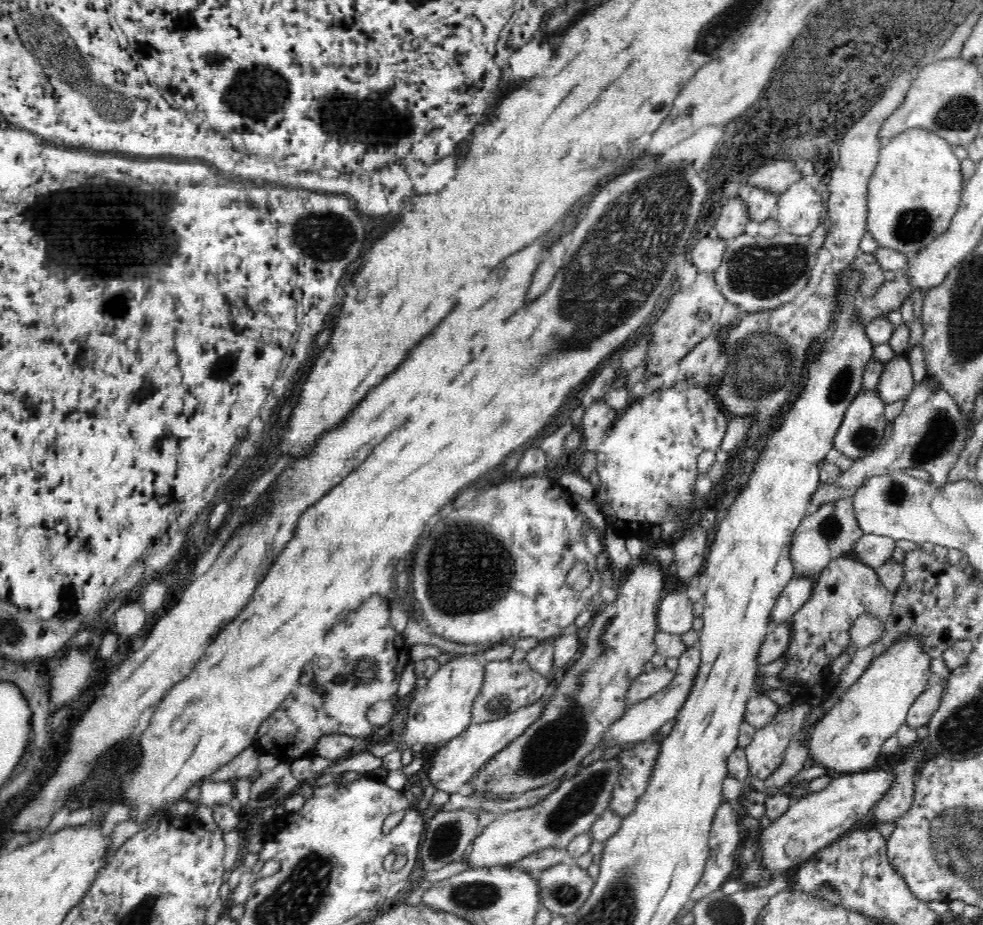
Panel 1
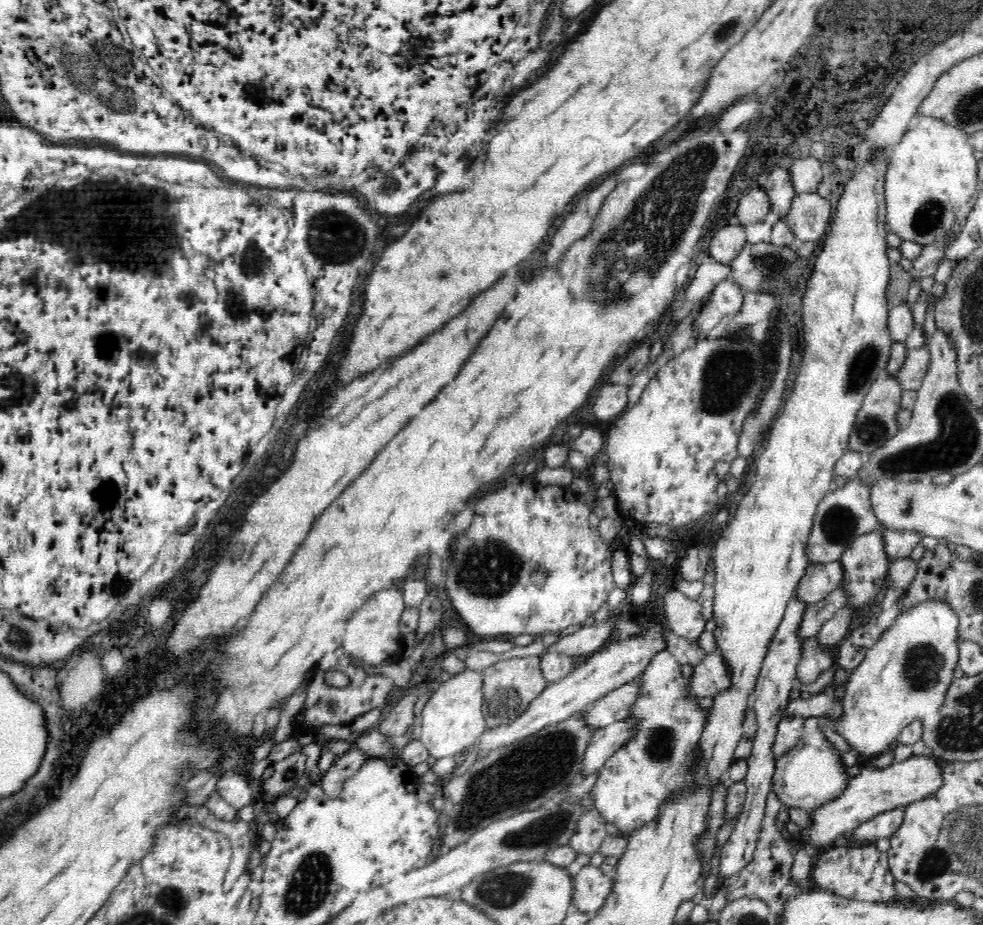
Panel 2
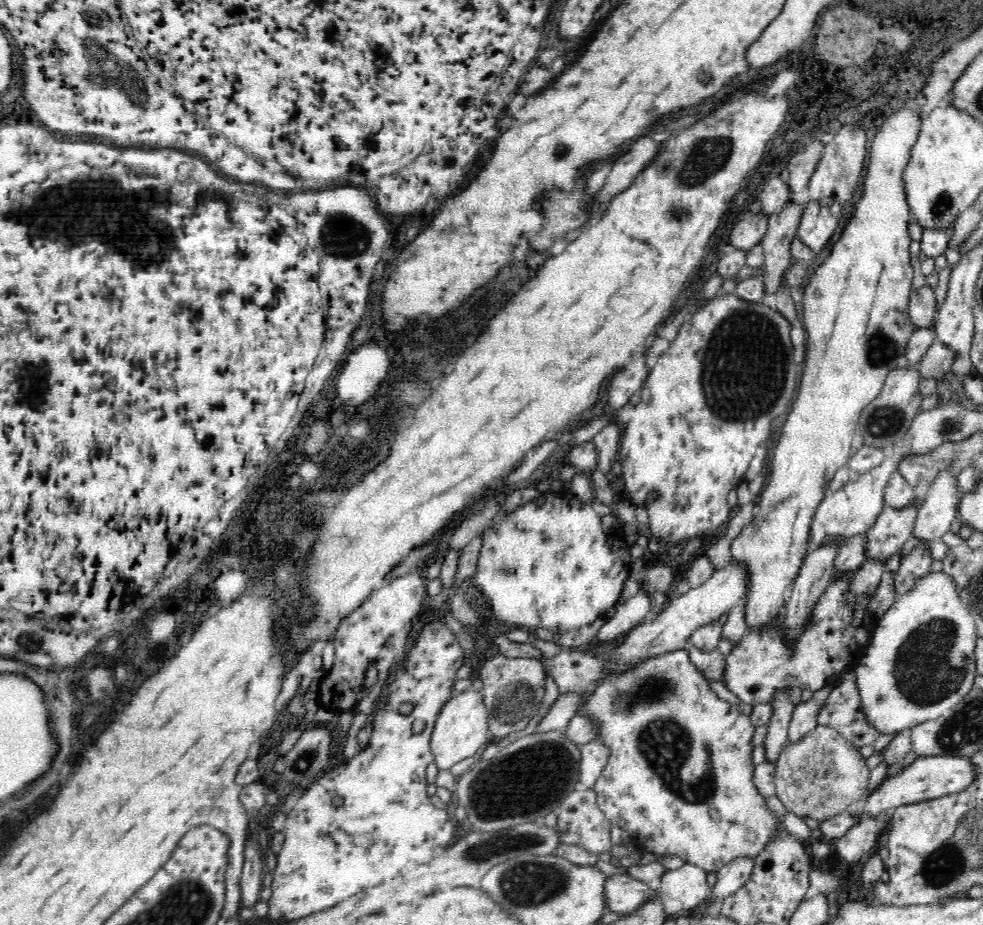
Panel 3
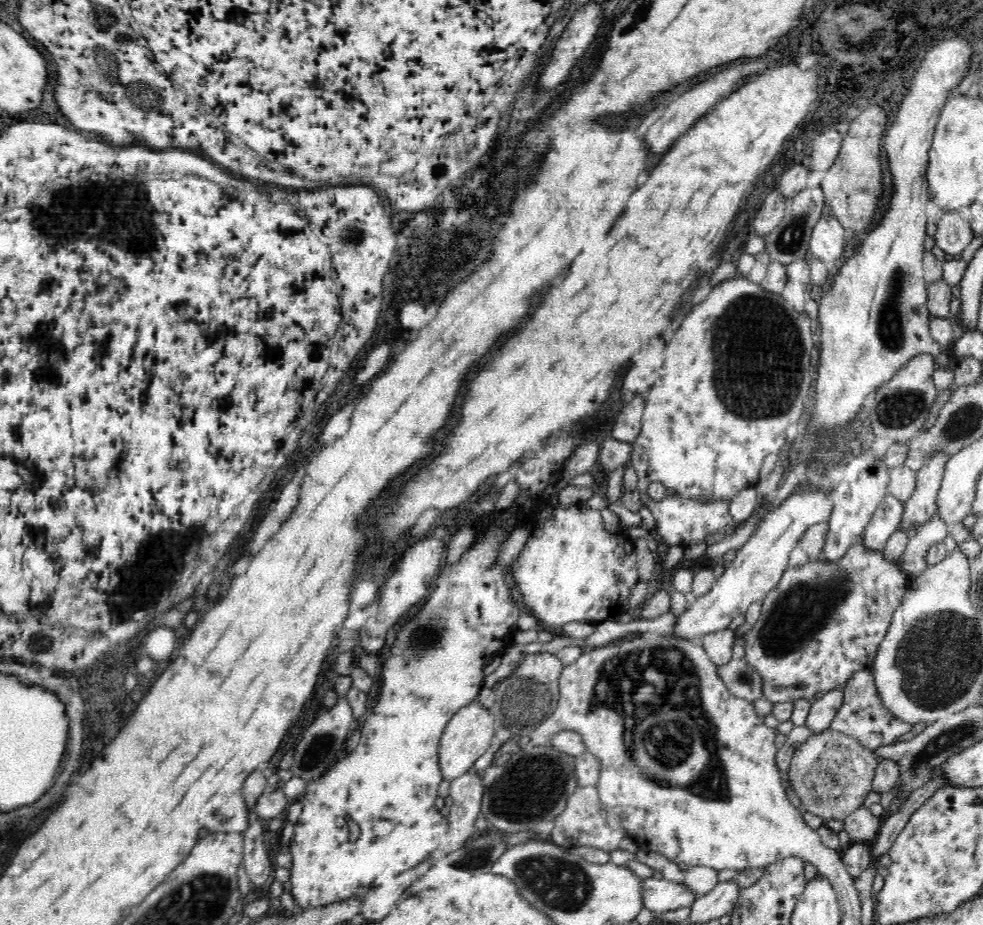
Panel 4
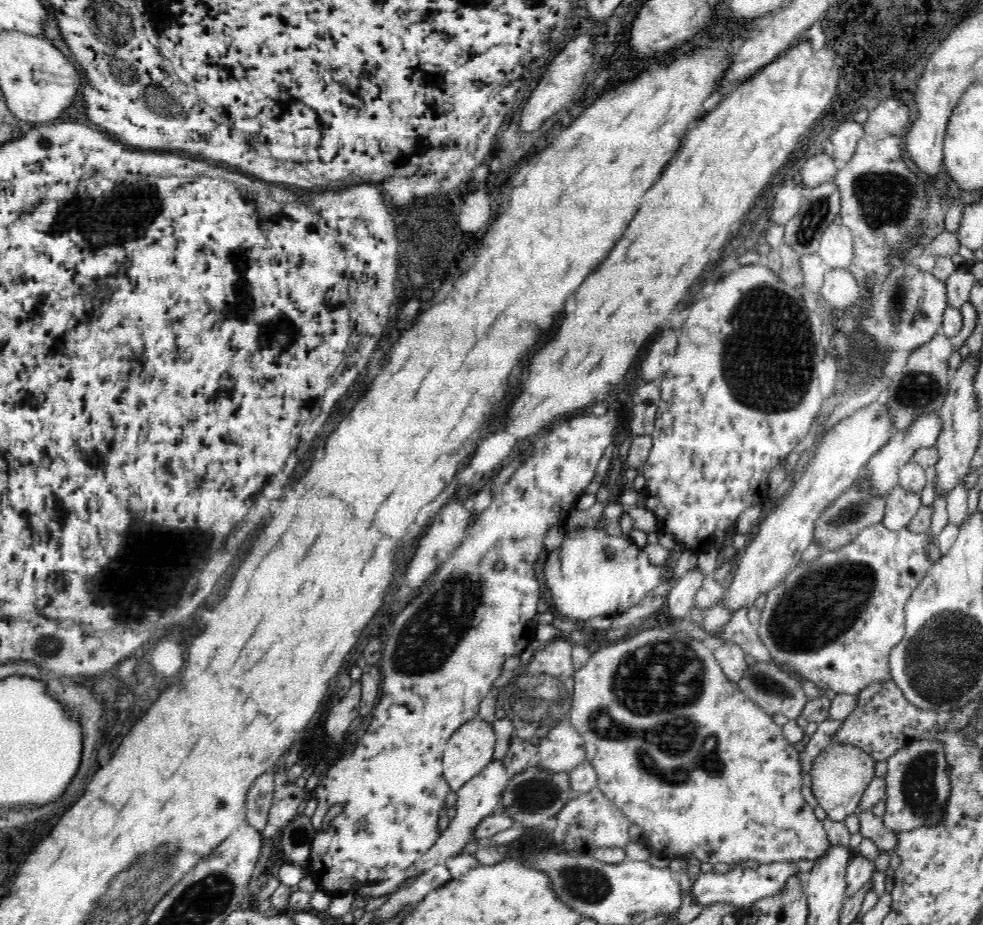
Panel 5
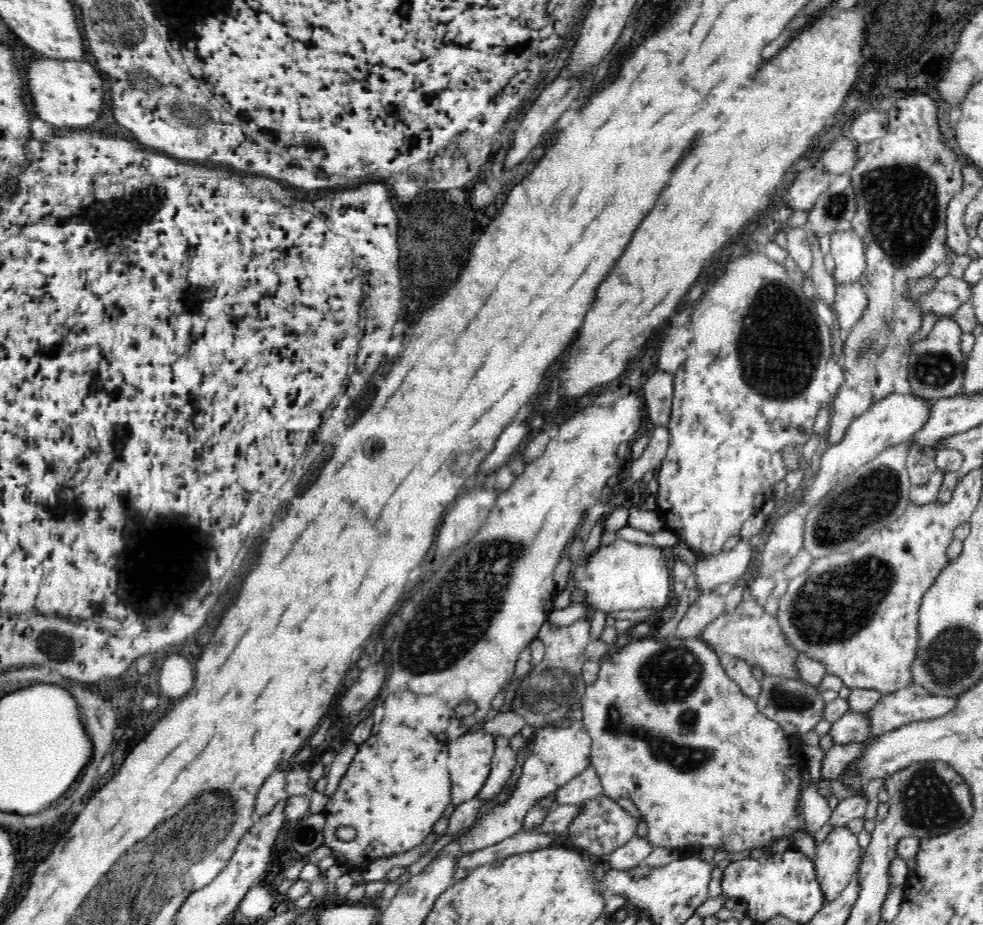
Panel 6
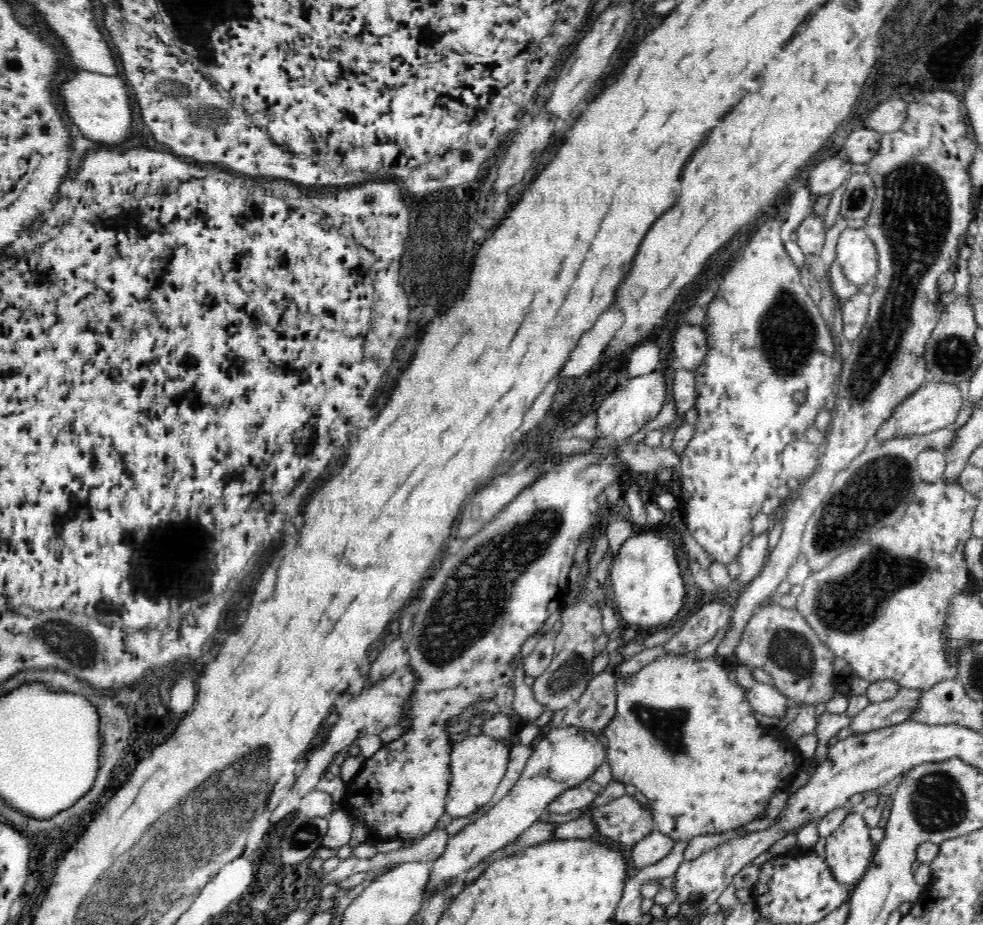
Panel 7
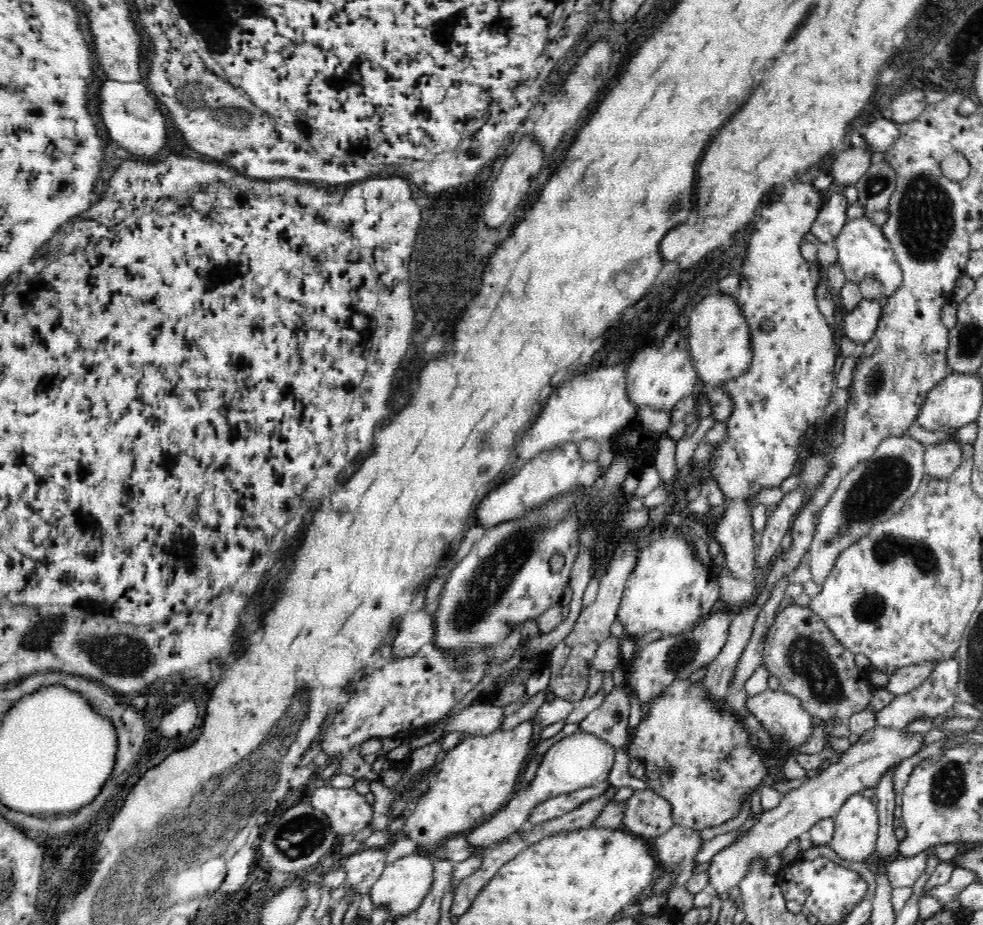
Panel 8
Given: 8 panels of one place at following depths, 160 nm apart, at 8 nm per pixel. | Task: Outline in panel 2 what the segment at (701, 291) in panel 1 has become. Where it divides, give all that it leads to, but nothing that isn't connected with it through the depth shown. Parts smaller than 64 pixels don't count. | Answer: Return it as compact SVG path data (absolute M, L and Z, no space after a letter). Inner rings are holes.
M730 279L716 284L710 296L710 304L700 314L696 324L702 328L702 332L710 332L712 328L720 324L723 317L741 312L740 306L743 304L745 294Z

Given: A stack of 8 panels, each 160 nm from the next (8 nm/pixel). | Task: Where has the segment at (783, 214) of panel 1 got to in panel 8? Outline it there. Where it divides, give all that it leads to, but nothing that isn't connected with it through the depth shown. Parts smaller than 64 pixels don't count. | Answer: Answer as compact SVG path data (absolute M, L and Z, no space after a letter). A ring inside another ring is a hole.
M868 214L847 221L833 243L838 250L838 264L846 280L860 282L862 278L872 276L884 284L884 292L888 297L892 297L902 287L903 271L897 262L896 253L880 226L874 224Z

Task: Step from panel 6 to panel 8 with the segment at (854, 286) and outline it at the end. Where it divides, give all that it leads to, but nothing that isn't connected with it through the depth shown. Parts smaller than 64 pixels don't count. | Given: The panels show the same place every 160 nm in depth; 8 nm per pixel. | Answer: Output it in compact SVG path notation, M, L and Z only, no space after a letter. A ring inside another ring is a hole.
M862 300L852 310L852 313L844 318L843 336L848 337L857 345L862 346L872 341L879 326L882 315L882 302L874 300Z

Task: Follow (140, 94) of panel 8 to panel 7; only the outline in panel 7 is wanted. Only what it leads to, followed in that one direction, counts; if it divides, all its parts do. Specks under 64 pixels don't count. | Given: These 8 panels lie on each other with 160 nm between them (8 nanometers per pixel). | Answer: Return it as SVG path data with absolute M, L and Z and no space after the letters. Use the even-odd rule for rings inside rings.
M78 70L68 81L62 82L58 92L62 94L64 108L70 116L70 120L78 126L78 130L98 142L108 142L108 144L124 144L136 134L132 132L134 128L134 108L132 108L132 98L126 88L128 84L122 78L114 78L103 74Z

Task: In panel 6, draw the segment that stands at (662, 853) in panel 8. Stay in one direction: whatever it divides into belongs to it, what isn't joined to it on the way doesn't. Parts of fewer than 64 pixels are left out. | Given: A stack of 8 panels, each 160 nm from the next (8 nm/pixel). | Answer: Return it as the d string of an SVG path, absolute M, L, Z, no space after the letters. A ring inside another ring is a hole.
M634 837L624 846L616 847L604 861L605 865L618 871L632 869L644 864L644 858L652 854L655 846L646 837Z

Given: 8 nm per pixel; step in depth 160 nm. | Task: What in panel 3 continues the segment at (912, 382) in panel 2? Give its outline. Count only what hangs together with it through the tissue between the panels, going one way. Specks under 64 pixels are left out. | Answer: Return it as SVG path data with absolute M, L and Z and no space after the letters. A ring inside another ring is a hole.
M940 341L934 342L932 346L928 346L917 365L920 378L937 380L943 378L944 374L948 374L952 370L954 360L956 360L954 349Z

